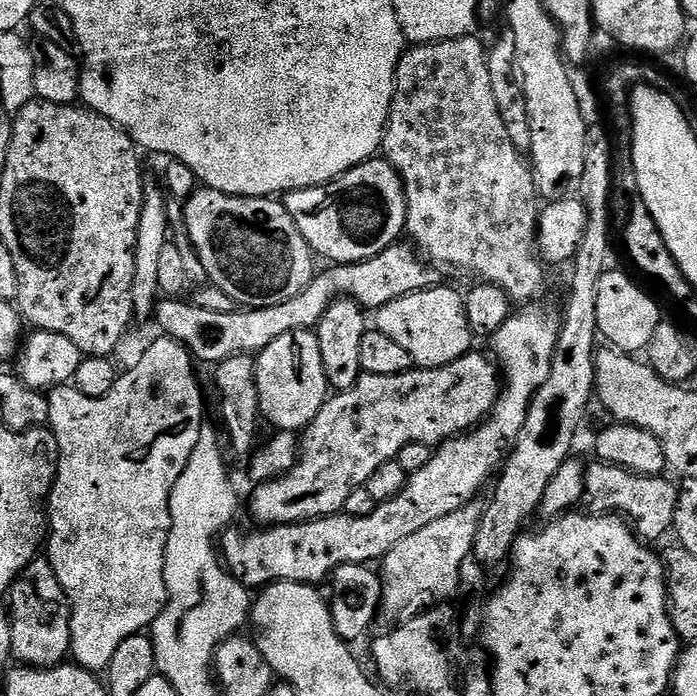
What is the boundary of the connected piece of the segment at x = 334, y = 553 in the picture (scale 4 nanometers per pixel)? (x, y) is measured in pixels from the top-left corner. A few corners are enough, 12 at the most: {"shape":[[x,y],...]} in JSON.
{"shape":[[524,306],[492,333],[500,397],[394,498],[264,532],[229,527],[249,590],[320,586],[473,503],[551,372],[561,321]]}

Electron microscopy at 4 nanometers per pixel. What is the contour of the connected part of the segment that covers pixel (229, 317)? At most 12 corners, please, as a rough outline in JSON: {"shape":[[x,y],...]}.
{"shape":[[411,243],[317,271],[278,306],[218,314],[164,298],[154,320],[197,361],[259,354],[335,300],[375,310],[437,283]]}

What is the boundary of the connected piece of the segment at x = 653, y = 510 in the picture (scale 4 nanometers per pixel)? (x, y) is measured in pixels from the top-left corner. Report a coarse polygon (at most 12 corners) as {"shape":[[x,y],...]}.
{"shape":[[589,463],[587,503],[645,542],[674,528],[680,493],[663,475]]}

